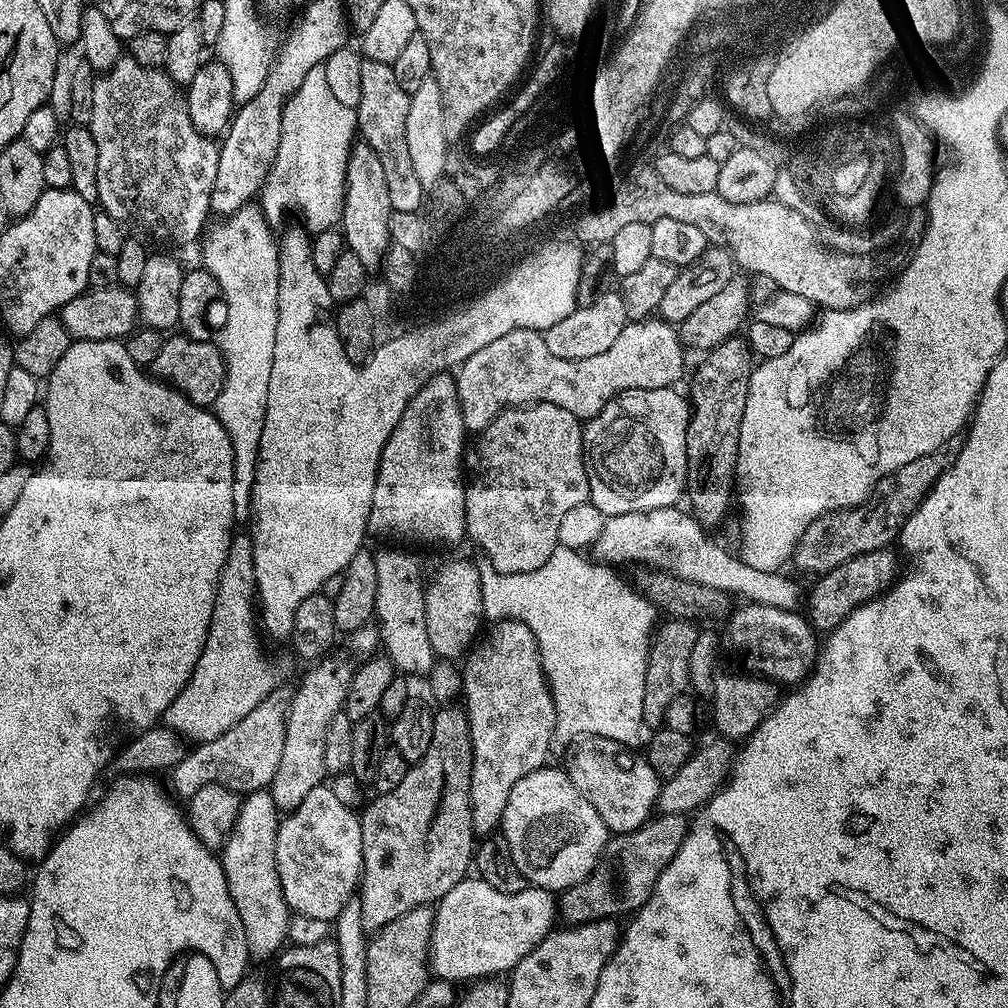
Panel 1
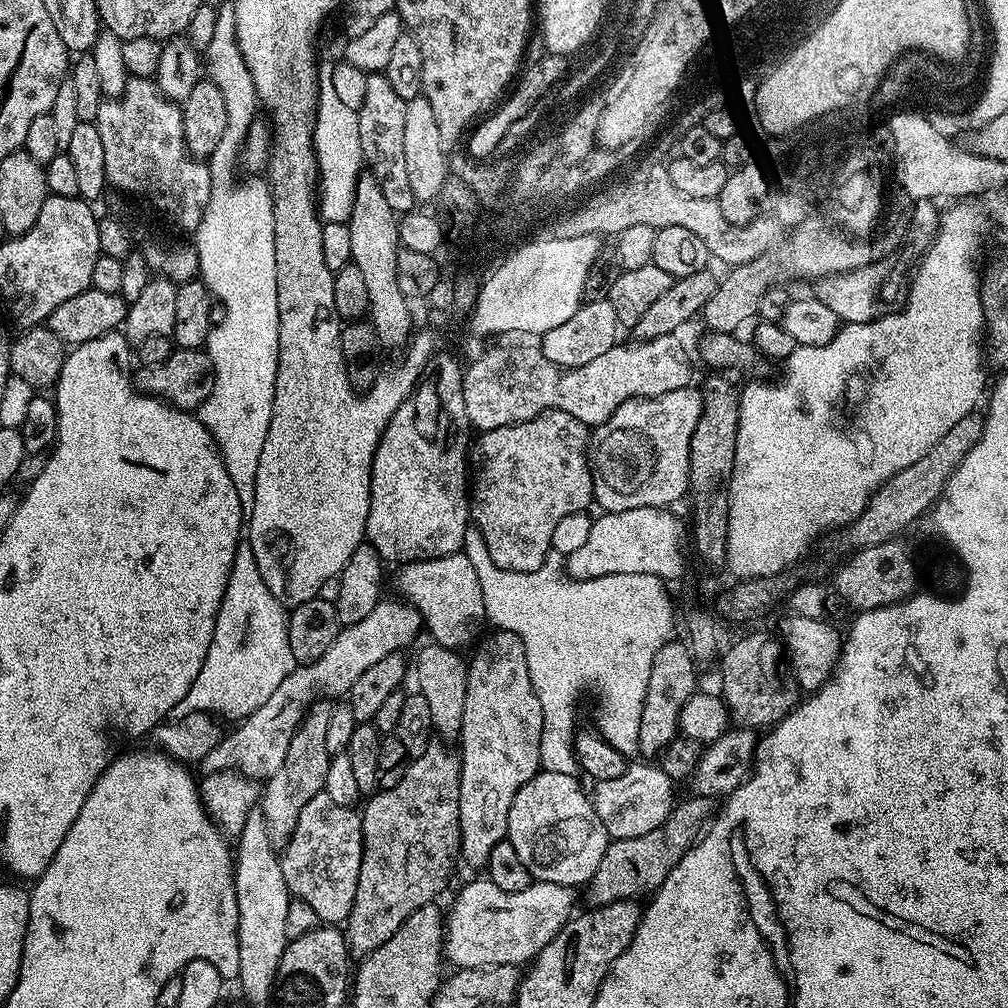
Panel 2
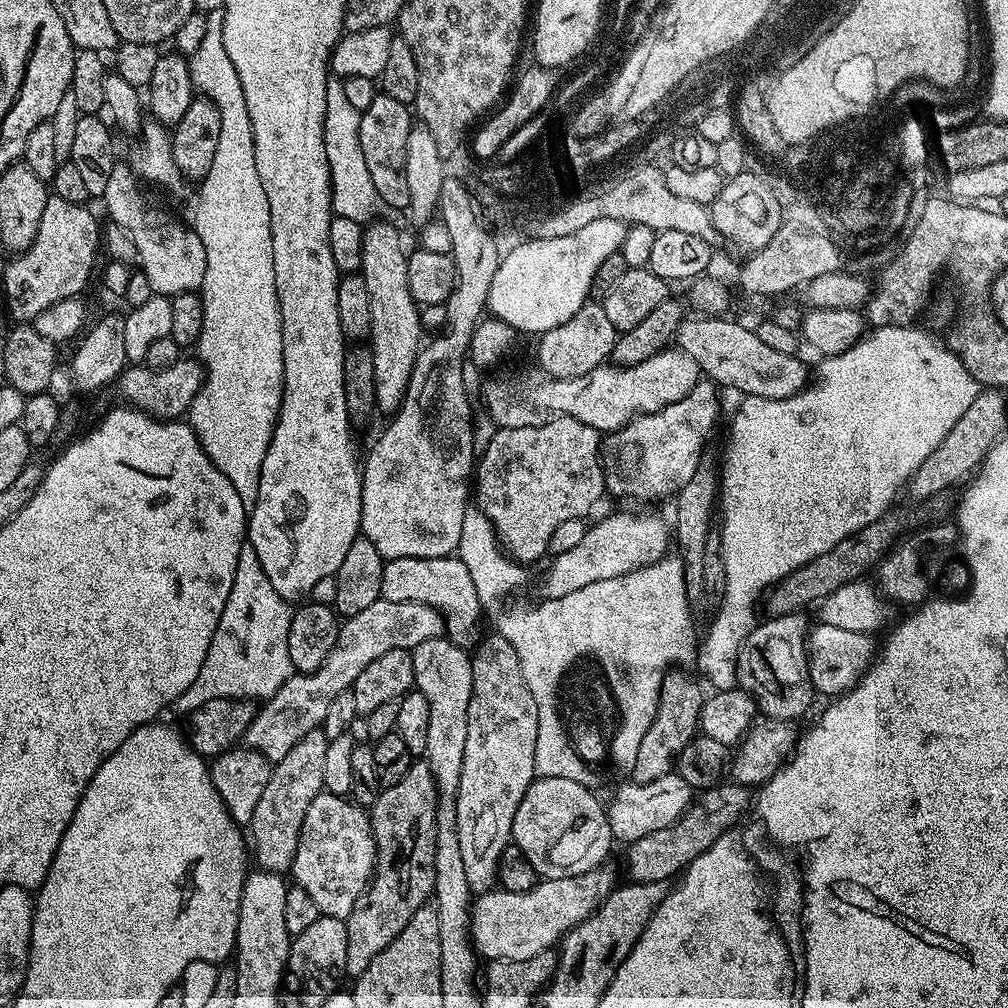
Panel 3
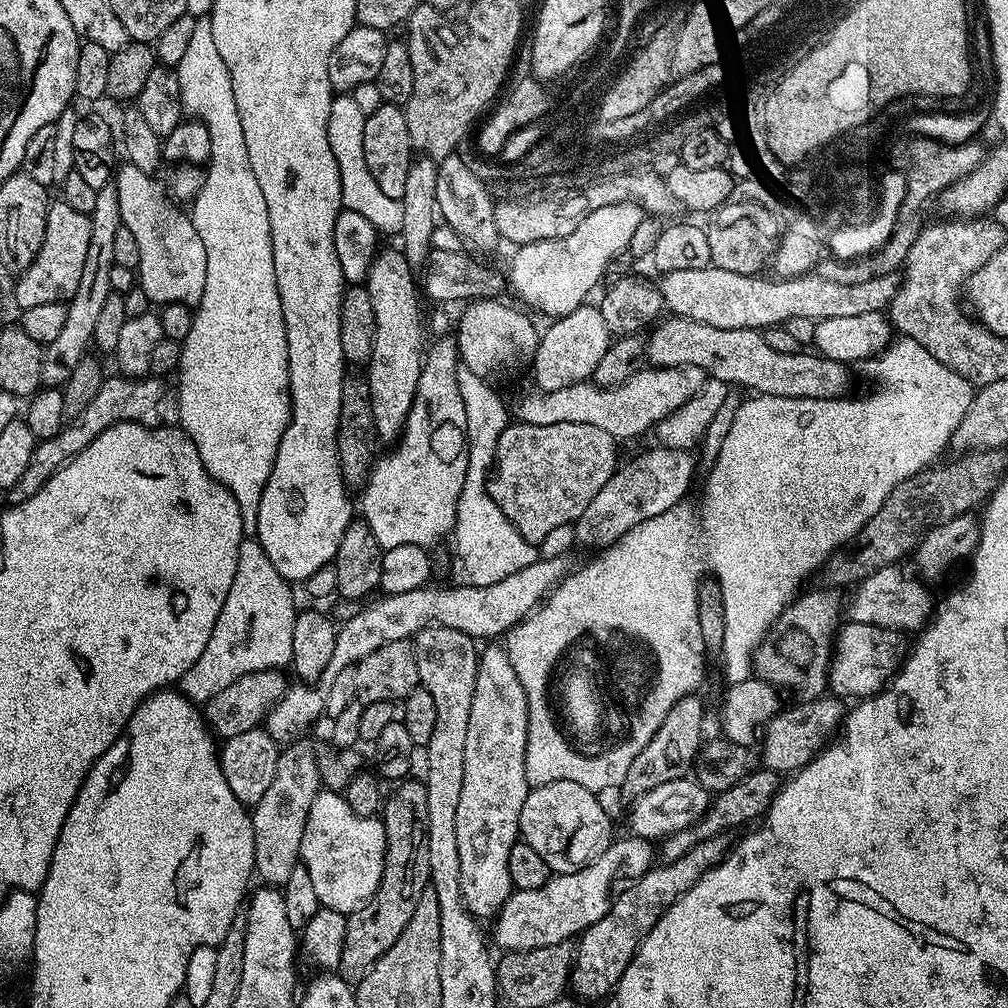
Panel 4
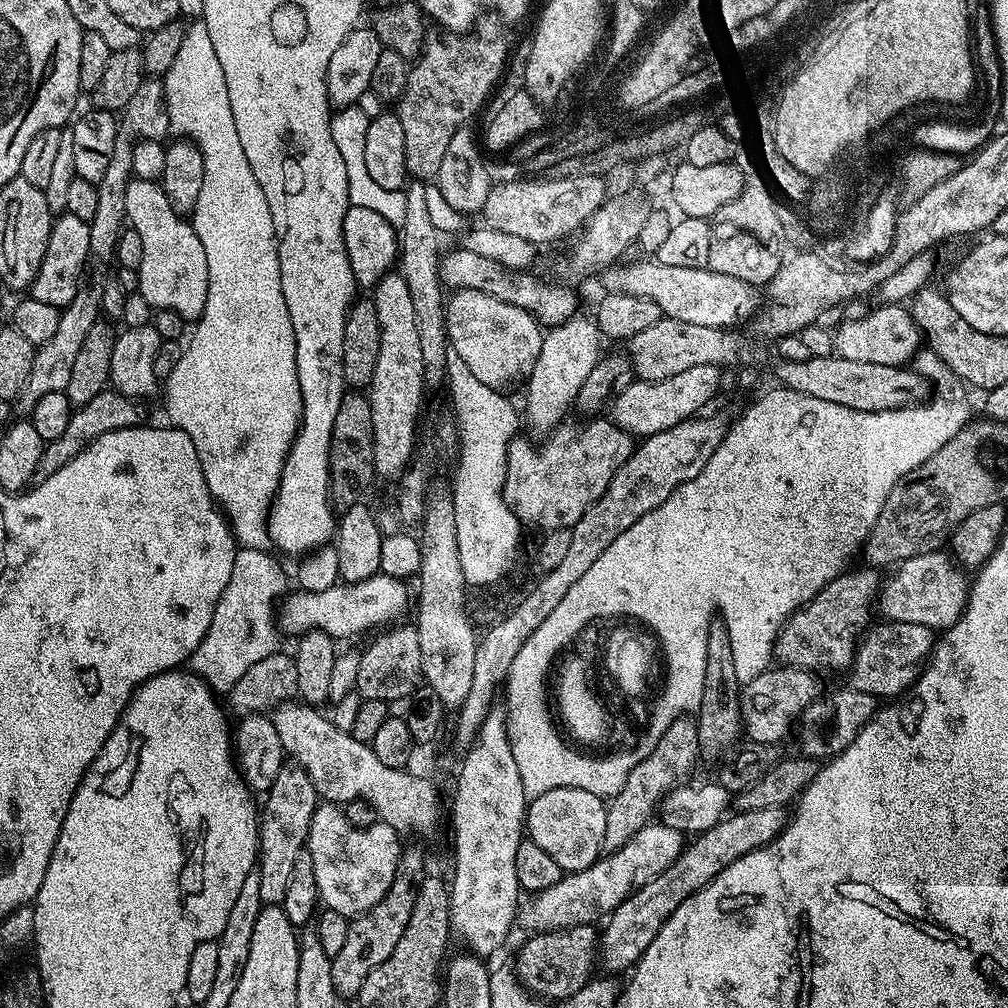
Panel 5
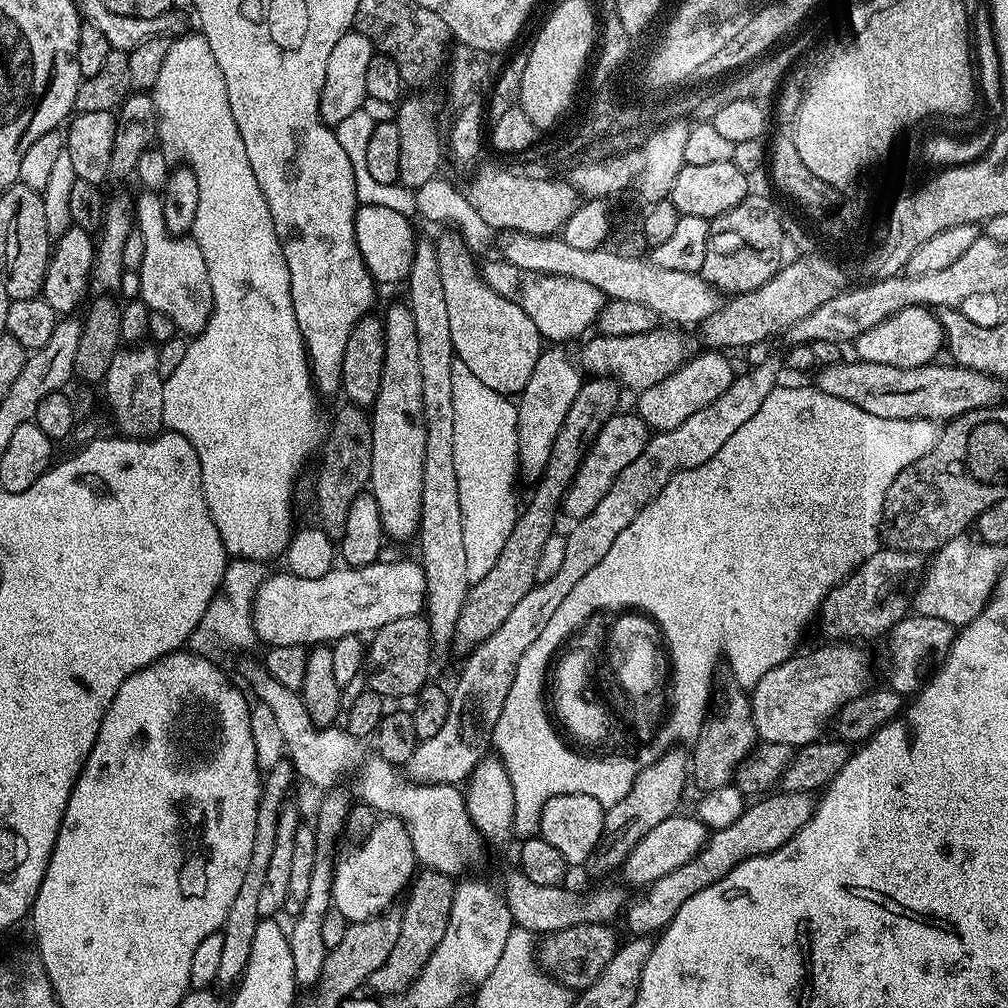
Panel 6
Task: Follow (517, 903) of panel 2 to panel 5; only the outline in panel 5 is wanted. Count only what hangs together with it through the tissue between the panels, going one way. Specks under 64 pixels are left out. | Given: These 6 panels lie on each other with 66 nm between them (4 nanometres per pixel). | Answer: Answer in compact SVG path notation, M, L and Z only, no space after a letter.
M650 822L617 851L603 855L586 870L567 873L554 886L535 893L530 902L523 901L517 909L517 923L532 934L572 928L574 925L593 925L600 914L610 914L631 893L672 865L685 843L685 833L659 822Z

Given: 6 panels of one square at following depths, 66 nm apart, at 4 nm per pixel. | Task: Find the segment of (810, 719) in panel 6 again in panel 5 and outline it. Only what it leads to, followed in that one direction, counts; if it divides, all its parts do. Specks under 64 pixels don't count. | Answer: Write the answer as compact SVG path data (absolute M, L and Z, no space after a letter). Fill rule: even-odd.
M776 666L758 674L747 681L740 690L740 719L742 732L754 743L779 745L779 740L789 739L794 728L794 721L801 716L821 695L822 687L817 673L808 672L805 668ZM776 668L776 669L775 669ZM789 731L789 732L788 732Z

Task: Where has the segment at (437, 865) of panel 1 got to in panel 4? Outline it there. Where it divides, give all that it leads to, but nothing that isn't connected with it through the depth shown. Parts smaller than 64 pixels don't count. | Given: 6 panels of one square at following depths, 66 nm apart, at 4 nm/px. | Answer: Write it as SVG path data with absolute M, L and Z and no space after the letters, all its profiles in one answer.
M405 779L395 785L396 793L385 799L382 819L386 830L386 858L382 870L382 882L378 890L357 912L348 916L346 942L342 942L342 958L338 975L355 986L362 978L398 942L398 934L406 930L406 922L414 915L418 907L418 898L422 890L430 886L430 858L426 850L426 790L419 779Z

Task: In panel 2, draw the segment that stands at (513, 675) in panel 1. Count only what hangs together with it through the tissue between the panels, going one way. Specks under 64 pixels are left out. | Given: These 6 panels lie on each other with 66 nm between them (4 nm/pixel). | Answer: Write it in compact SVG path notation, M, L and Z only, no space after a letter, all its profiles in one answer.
M513 632L491 633L475 645L476 653L467 661L468 681L466 702L462 710L462 726L458 737L460 757L460 856L472 868L483 869L490 858L490 850L508 835L508 811L514 794L522 790L530 778L541 771L542 702L530 680L526 650L519 636Z

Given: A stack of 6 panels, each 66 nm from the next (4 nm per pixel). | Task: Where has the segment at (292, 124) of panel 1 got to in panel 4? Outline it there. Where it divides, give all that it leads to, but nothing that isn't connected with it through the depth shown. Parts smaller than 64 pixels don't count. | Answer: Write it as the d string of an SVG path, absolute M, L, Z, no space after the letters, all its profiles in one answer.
M340 94L330 106L328 137L330 146L338 158L338 170L342 182L342 204L345 209L362 214L380 234L395 237L402 230L402 200L382 194L378 182L370 175L366 166L366 150L362 150L362 134L366 131L366 116L354 102L351 94Z

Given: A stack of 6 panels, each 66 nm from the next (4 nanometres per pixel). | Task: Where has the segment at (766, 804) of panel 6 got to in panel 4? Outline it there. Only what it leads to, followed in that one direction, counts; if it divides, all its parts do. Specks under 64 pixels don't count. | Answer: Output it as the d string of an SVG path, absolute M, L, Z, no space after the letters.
M721 834L700 840L690 850L686 850L682 858L657 863L636 881L615 893L606 914L580 933L574 944L570 988L581 1001L600 1002L611 993L622 978L628 963L635 958L646 934L654 930L658 918L662 918L664 911L674 906L674 902L678 902L678 898L682 898L682 894L686 894L686 890L690 890L690 886L694 886L694 882L698 882L702 874L709 872L728 855L728 838Z

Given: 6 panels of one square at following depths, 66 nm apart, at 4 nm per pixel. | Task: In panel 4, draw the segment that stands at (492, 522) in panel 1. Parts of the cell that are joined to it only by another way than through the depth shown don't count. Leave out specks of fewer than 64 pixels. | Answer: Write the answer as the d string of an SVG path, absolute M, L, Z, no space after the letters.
M558 422L550 426L509 423L508 428L502 430L502 438L498 438L496 463L492 465L486 481L488 494L516 528L522 540L532 543L532 546L539 546L542 538L550 534L550 530L567 524L574 525L586 506L589 506L598 494L598 490L602 490L602 486L610 481L618 469L616 448L618 442L615 438L606 434L606 430L598 430L598 426L574 422Z

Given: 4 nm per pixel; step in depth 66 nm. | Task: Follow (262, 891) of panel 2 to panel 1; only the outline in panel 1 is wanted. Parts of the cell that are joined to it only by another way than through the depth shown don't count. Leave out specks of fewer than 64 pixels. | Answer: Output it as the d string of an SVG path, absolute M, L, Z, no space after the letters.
M260 789L249 793L241 801L239 816L220 852L227 890L242 918L248 951L255 959L274 956L283 947L288 934L290 913L282 894L274 855L279 821L280 812L271 791Z

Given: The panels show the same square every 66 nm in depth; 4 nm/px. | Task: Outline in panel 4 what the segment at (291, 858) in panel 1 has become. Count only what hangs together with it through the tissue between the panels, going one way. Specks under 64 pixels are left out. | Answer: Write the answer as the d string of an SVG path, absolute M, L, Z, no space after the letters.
M322 790L314 798L310 814L306 814L306 830L302 830L300 863L306 866L323 907L345 914L357 912L382 882L387 849L380 816L354 814L336 790Z

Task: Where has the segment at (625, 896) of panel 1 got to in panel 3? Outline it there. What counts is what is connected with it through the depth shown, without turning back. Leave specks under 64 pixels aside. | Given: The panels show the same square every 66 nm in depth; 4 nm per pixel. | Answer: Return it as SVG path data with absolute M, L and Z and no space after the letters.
M724 783L703 789L687 810L673 824L666 826L666 830L654 830L654 834L646 834L646 838L638 838L627 845L628 872L632 875L629 877L635 883L668 882L679 877L688 863L705 852L727 828L735 828L741 823L744 811L747 808L749 811L753 803L753 789L746 784Z

